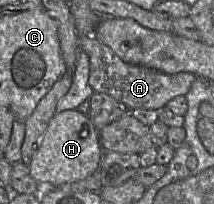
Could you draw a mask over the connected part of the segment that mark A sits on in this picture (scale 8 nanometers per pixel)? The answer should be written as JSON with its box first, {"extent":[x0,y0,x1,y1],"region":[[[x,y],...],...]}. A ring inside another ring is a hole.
{"extent":[78,35,197,111],"region":[[[93,35],[79,36],[78,43],[80,47],[79,51],[84,51],[89,57],[90,66],[88,83],[94,92],[112,96],[125,104],[129,108],[129,111],[133,109],[157,110],[165,107],[171,99],[178,96],[185,96],[190,90],[192,83],[197,79],[192,73],[181,72],[169,75],[141,65],[126,63],[117,56],[111,48],[100,42]]]}

